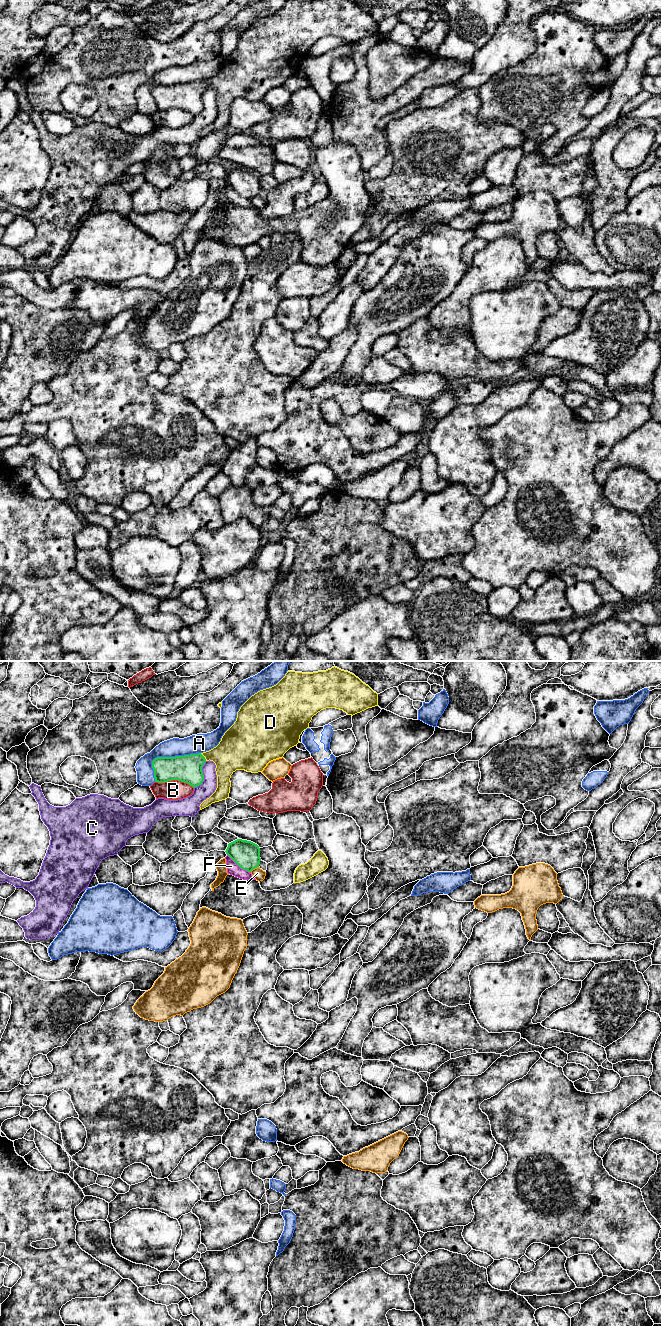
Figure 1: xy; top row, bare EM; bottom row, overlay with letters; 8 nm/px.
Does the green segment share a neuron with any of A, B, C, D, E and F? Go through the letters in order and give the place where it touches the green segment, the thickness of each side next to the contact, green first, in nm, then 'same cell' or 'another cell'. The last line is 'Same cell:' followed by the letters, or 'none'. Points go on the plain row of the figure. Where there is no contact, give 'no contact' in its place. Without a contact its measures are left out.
A: contact xy (166, 85); calibres 220 and 150 nm; another cell
B: contact xy (174, 107); calibres 220 and 160 nm; another cell
C: contact xy (203, 104); calibres 220 and 140 nm; another cell
D: contact xy (204, 85); calibres 220 and 280 nm; another cell
E: contact xy (254, 196); calibres 220 and 90 nm; another cell
F: contact xy (239, 194); calibres 220 and 100 nm; another cell
Same cell: none

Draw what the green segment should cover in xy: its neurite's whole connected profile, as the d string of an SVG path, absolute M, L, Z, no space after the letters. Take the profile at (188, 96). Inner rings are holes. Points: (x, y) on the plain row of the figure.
M190 82L175 85L157 85L152 89L155 110L165 111L178 108L193 116L204 109L202 95L206 87L201 82Z

